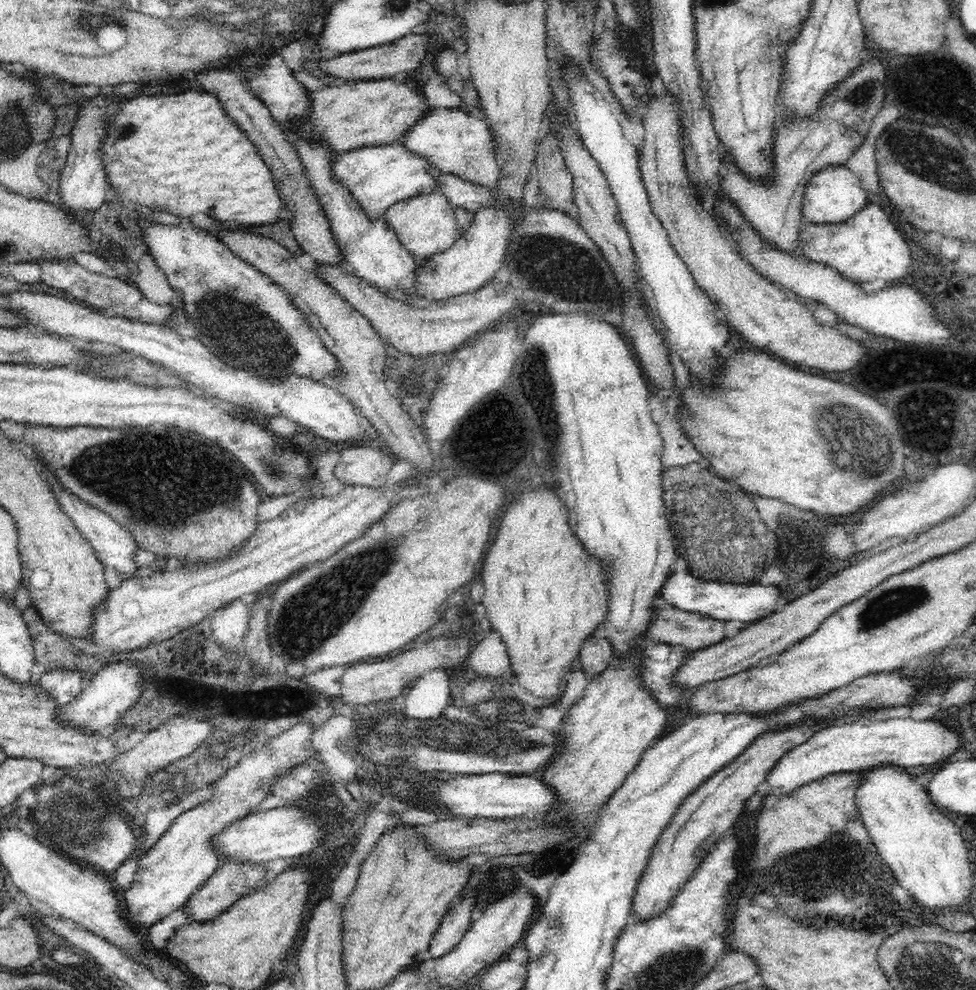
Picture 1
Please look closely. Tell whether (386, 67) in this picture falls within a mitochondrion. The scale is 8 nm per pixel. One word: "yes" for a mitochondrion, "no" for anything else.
no

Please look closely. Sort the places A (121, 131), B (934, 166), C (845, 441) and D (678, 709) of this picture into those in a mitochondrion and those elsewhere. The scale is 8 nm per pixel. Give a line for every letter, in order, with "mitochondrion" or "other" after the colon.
A: mitochondrion
B: mitochondrion
C: mitochondrion
D: other

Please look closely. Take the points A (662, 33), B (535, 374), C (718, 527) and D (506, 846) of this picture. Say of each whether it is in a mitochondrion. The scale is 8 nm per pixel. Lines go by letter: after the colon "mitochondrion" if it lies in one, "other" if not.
A: other
B: mitochondrion
C: mitochondrion
D: other

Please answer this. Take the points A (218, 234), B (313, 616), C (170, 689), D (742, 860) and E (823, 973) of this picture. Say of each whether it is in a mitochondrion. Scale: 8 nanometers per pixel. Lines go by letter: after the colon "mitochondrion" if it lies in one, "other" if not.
A: other
B: mitochondrion
C: mitochondrion
D: other
E: other

